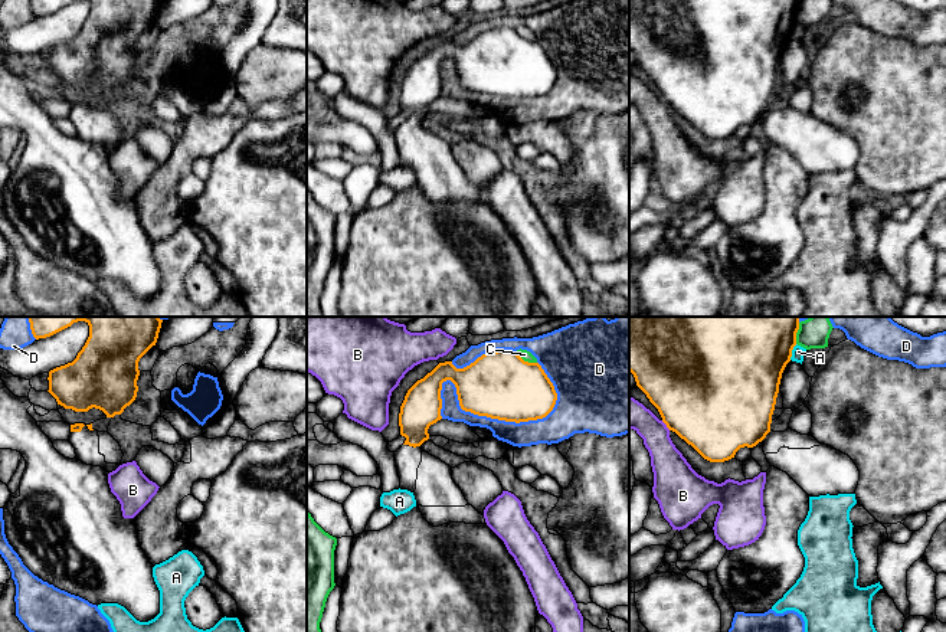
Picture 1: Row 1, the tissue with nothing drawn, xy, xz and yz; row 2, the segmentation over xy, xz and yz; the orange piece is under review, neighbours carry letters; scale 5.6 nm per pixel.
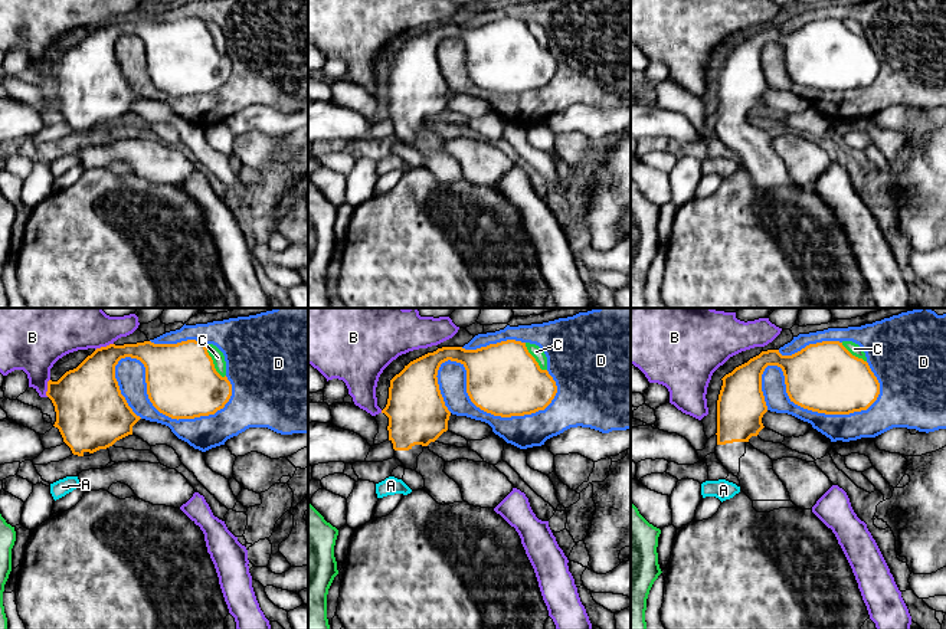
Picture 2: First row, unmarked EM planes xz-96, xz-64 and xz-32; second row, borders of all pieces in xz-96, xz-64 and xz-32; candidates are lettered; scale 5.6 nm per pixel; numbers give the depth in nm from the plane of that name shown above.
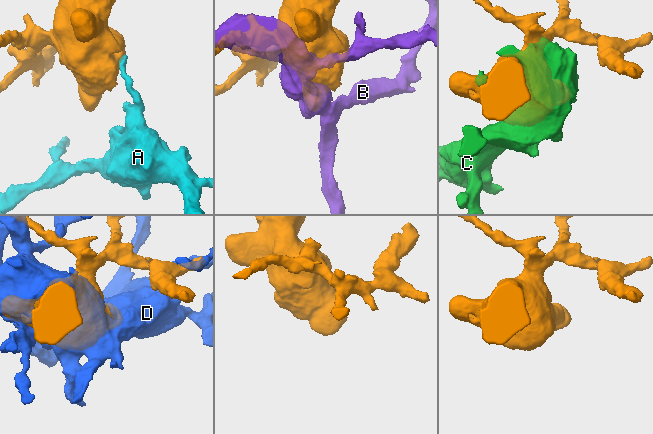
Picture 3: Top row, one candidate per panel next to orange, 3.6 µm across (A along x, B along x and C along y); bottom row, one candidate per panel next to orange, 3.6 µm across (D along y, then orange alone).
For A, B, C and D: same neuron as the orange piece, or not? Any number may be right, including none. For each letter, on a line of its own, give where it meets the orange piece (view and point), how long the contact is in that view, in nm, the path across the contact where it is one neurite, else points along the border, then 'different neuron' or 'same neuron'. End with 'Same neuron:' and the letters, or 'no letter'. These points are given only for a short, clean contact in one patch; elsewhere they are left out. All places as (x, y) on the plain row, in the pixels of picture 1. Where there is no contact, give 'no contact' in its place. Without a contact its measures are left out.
A: meets orange in yz at (791, 29); contact 100 nm long; border along yz (796, 22), (789, 36); different neuron
B: meets orange in yz at (665, 101); contact 80 nm long; different neuron
C: meets orange in xz at (526, 39); contact 140 nm long; different neuron
D: meets orange in xz at (481, 92); contact 650 nm long; different neuron
Same neuron: no letter

